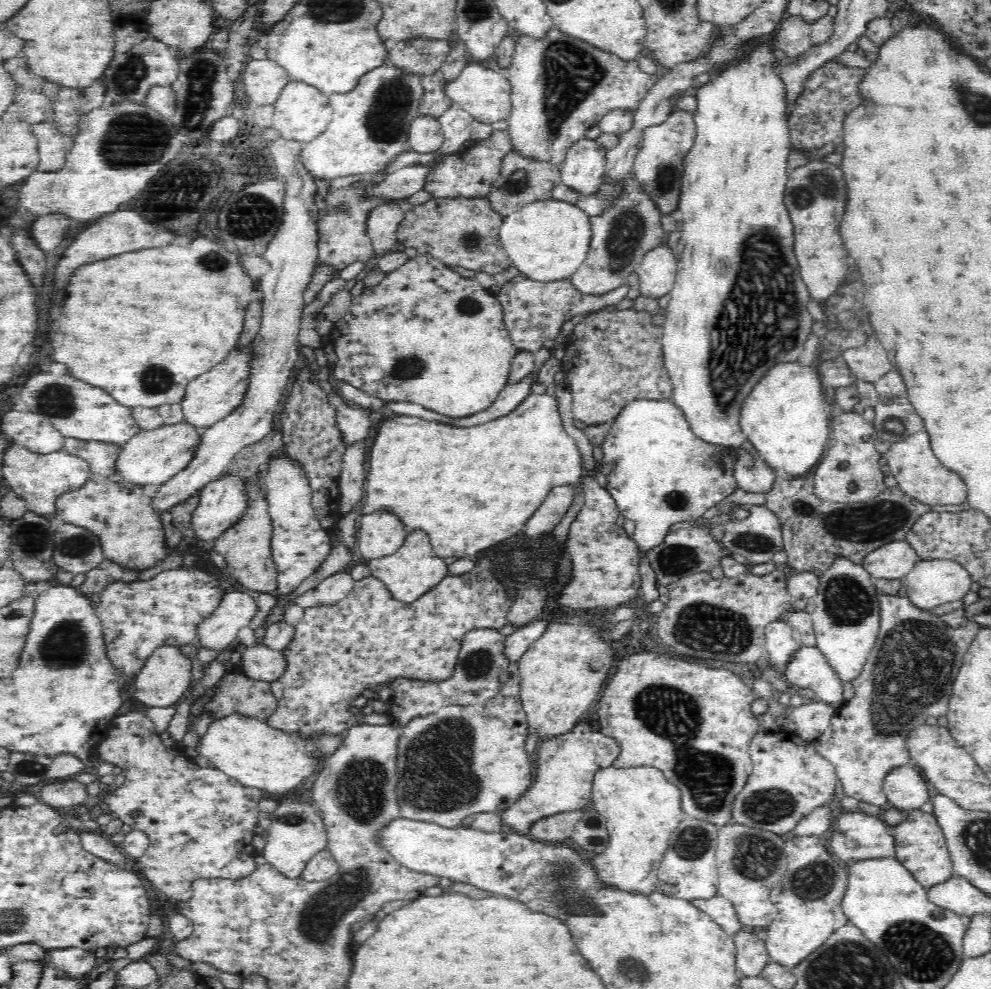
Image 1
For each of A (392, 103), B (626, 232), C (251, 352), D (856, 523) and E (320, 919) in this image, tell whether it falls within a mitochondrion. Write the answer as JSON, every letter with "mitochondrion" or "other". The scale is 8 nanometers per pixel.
{"A":"mitochondrion","B":"mitochondrion","C":"other","D":"mitochondrion","E":"mitochondrion"}

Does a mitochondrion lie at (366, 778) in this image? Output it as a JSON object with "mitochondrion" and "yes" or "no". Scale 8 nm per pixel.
{"mitochondrion":"yes"}

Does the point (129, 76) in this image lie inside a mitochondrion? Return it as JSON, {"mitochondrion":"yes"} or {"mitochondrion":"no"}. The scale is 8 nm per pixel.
{"mitochondrion":"yes"}

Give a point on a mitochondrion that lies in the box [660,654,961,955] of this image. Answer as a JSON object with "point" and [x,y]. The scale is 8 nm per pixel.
{"point":[756,857]}

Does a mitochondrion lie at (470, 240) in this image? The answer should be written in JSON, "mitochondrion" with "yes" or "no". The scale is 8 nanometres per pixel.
{"mitochondrion":"yes"}

